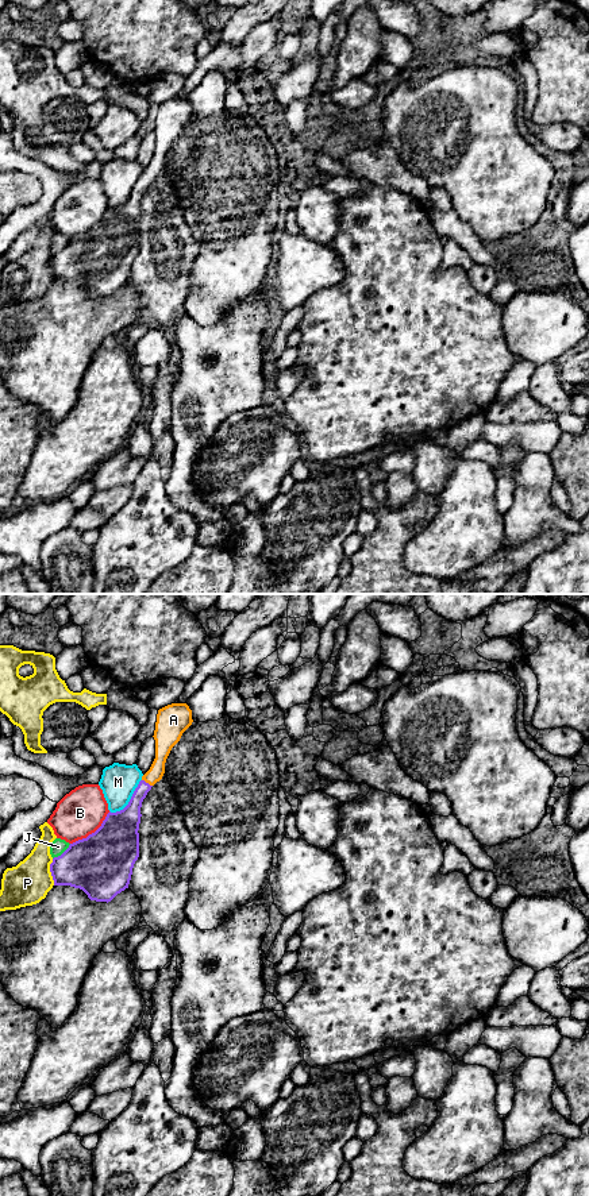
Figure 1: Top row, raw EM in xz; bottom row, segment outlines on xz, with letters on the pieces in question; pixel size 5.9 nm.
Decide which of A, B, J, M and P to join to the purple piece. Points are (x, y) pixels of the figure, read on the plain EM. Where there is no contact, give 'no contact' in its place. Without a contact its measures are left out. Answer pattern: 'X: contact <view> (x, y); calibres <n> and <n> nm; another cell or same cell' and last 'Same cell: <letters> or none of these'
A: contact xz (147, 178); calibres 140 and 100 nm; same cell
B: contact xz (92, 228); calibres 380 and 280 nm; another cell
J: contact xz (62, 249); calibres 380 and 90 nm; another cell
M: contact xz (130, 195); calibres 260 and 220 nm; another cell
P: contact xz (50, 266); calibres 320 and 260 nm; another cell
Same cell: A

